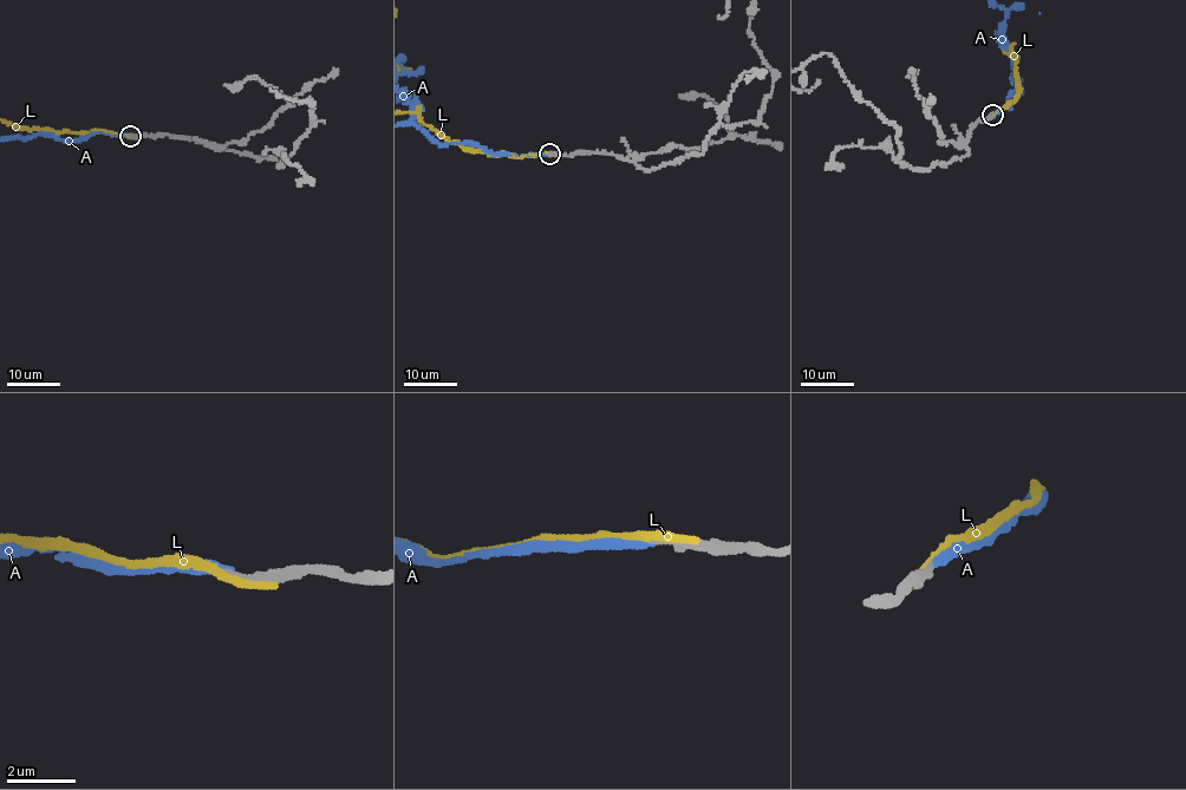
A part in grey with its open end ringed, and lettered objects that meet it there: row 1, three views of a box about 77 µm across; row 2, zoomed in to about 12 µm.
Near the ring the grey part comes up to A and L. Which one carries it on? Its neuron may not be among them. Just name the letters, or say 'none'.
A

